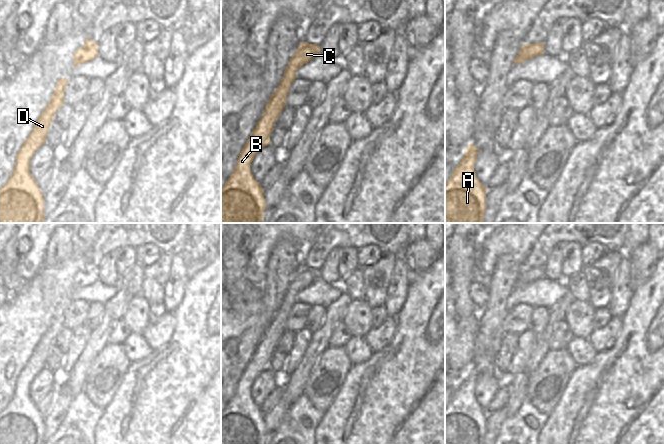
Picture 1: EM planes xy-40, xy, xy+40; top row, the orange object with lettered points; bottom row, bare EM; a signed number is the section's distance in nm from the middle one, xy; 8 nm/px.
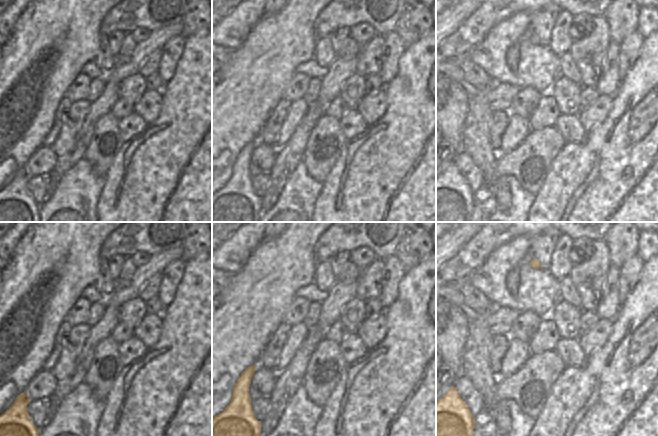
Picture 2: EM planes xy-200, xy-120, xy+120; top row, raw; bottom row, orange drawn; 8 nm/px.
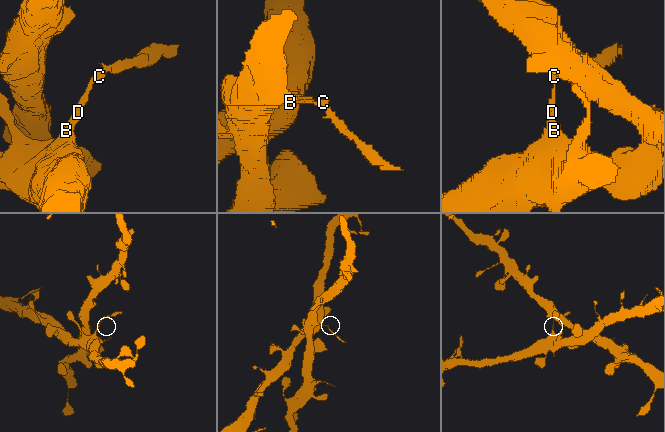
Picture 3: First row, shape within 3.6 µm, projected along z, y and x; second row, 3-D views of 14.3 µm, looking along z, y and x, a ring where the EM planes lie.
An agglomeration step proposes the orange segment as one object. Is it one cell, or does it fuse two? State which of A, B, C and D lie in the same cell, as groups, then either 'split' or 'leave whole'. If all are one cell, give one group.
groups A B D / C; split

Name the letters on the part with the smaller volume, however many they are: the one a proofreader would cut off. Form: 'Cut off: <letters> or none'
Cut off: C

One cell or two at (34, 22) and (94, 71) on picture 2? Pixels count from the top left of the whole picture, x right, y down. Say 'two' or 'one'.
two

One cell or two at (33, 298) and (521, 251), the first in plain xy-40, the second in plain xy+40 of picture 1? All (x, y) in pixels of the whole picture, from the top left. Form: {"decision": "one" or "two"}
{"decision": "two"}

